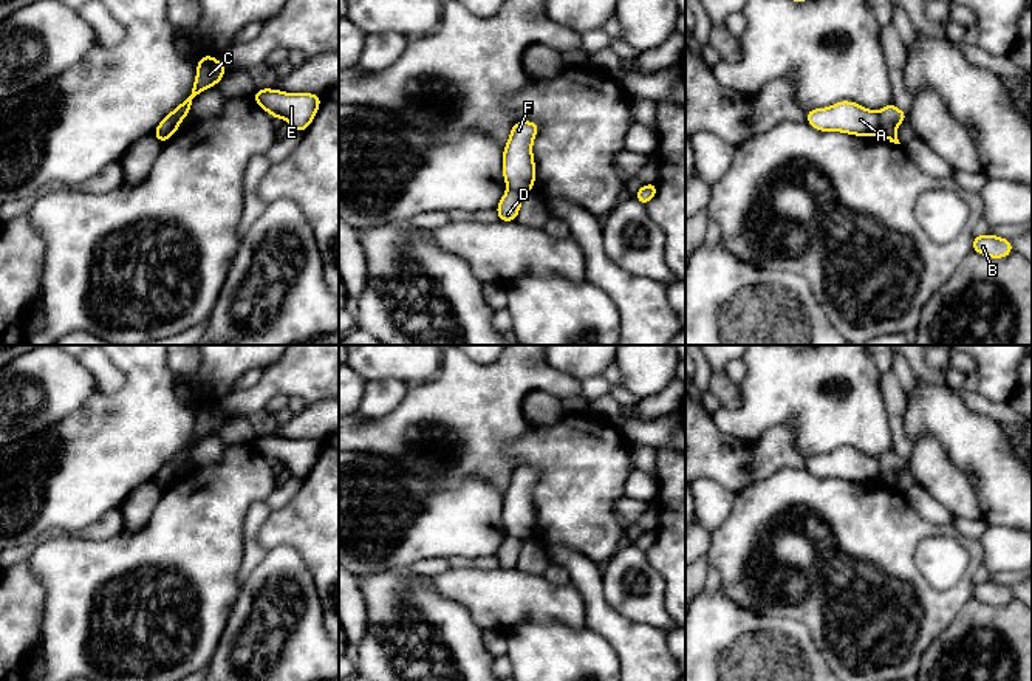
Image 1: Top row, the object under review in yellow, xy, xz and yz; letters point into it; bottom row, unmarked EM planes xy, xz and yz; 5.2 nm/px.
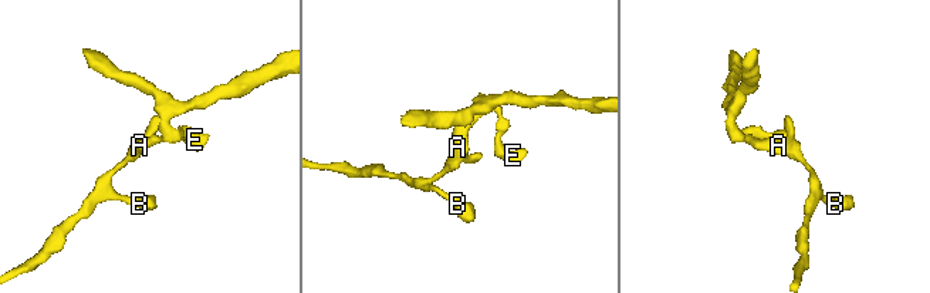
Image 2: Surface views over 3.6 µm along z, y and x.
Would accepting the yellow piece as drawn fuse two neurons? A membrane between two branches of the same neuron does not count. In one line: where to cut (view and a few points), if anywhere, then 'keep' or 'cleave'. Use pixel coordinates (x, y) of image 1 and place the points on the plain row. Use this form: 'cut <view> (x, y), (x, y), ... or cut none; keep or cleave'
cut yz (876, 458), (878, 480); cleave

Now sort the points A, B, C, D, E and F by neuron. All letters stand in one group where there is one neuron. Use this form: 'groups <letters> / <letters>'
groups A E F / B C D

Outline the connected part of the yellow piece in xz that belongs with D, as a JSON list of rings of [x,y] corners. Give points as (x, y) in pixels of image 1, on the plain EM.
[[[507,536],[495,554],[498,560],[498,568],[503,568],[503,570],[515,568],[518,563],[521,549],[523,549],[523,540]]]

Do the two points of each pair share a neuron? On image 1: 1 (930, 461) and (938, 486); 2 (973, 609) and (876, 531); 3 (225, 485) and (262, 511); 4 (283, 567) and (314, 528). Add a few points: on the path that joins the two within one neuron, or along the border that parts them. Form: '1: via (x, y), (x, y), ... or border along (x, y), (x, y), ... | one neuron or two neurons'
1: via (932, 468), (938, 474), (938, 480) | one neuron
2: border along (970, 596), (944, 630) | two neurons
3: border along (263, 499), (249, 506), (242, 539) | two neurons
4: border along (268, 548), (277, 544), (291, 545), (313, 582) | two neurons

